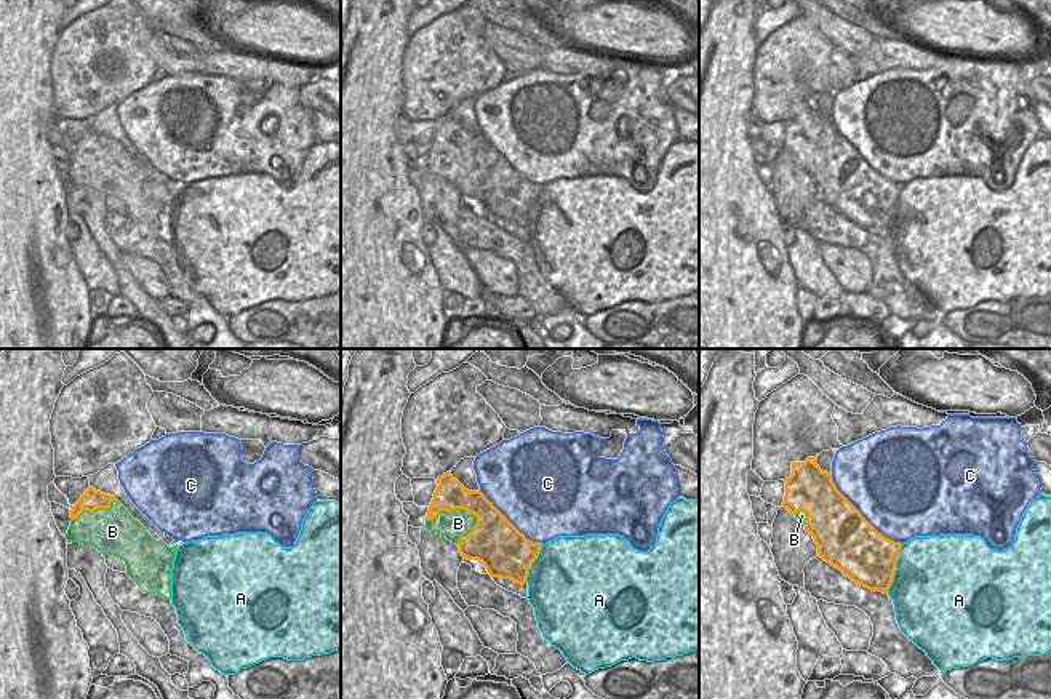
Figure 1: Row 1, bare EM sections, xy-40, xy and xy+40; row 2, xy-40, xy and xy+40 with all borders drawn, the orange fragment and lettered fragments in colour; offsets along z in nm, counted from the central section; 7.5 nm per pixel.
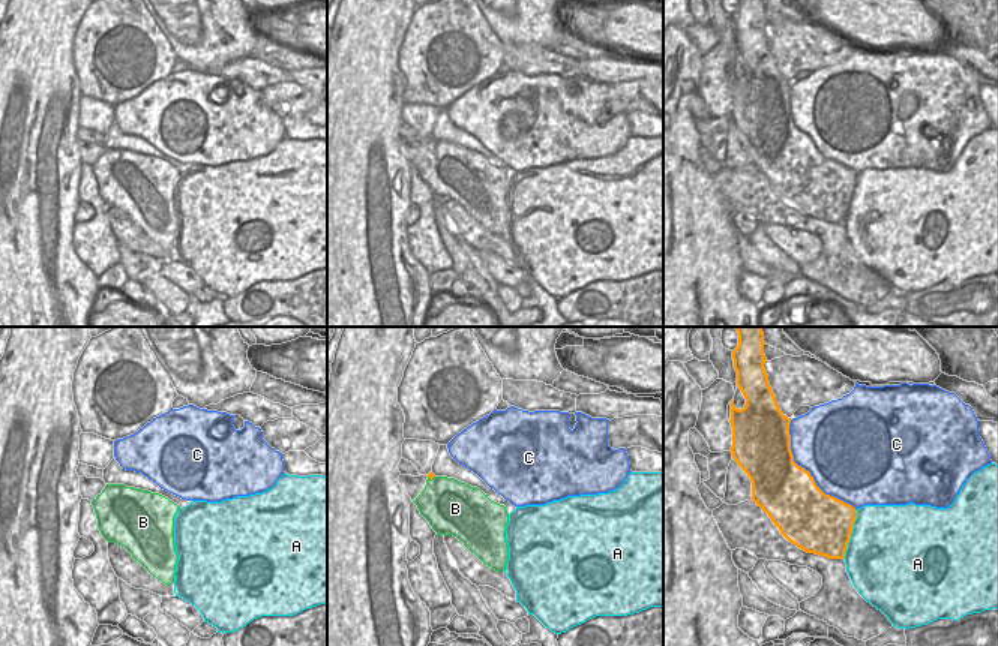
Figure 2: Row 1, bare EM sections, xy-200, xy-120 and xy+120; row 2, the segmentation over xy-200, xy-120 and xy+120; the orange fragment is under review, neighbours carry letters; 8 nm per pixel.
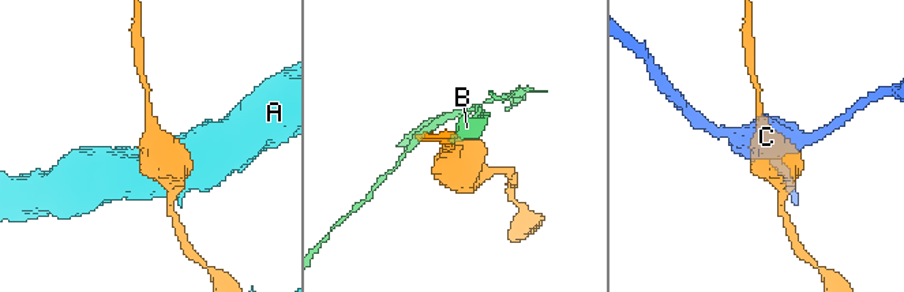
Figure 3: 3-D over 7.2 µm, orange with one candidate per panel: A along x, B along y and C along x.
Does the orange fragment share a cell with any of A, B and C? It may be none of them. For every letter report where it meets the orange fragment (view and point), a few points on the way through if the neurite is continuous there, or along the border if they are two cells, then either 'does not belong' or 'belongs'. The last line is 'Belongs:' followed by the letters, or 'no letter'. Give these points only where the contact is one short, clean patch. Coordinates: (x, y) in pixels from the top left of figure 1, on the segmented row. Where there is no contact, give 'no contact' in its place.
A: contact xy+40 (895, 568); does not belong
B: contact xy (455, 509); does not belong
C: contact xy+40 (861, 515); does not belong
Belongs: no letter

